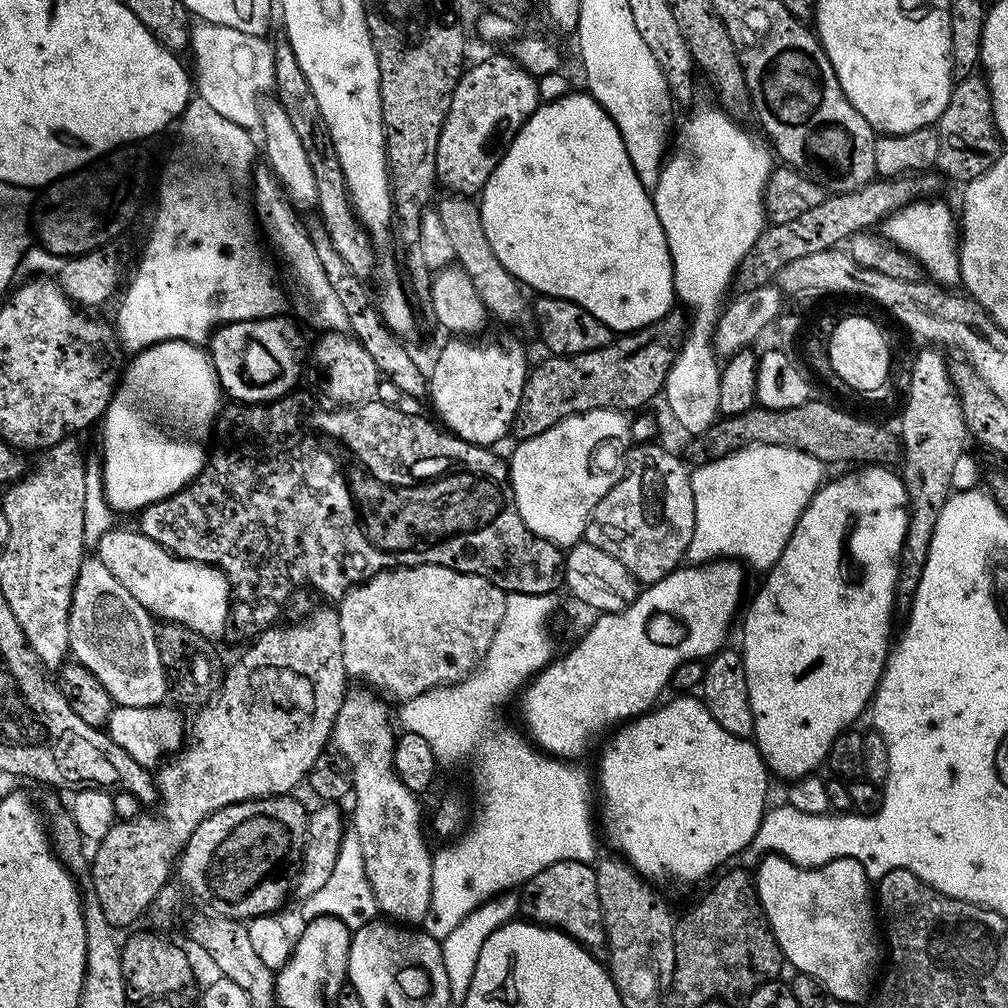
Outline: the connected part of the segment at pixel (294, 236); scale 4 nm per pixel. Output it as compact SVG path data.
M257 167L250 180L250 202L254 207L255 219L262 225L263 235L270 248L272 243L271 251L280 255L279 263L282 265L283 275L284 272L288 275L288 284L292 287L292 304L296 307L297 314L310 327L320 328L321 333L345 331L349 327L345 307L326 278L325 267L314 250L309 229L296 217L297 205L288 199L285 188L271 168Z

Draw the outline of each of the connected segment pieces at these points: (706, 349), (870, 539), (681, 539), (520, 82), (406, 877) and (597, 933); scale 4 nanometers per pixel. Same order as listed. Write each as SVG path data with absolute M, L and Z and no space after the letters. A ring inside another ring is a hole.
M719 106L700 108L697 112L690 113L681 122L680 129L677 132L675 129L675 147L665 159L658 182L651 193L658 222L666 234L670 250L676 300L684 303L685 309L692 308L684 345L680 347L680 353L676 355L676 361L668 372L662 393L663 399L668 399L668 408L672 411L673 418L688 431L688 434L705 432L718 419L718 382L721 365L713 347L712 335L716 332L716 324L720 320L726 297L733 287L738 266L742 258L746 258L750 246L758 242L766 227L764 194L768 186L768 177L771 176L774 167L774 152L759 135L751 136L746 129L740 128L740 124L739 119L729 116Z
M856 466L848 472L845 476L840 476L837 480L829 479L827 482L821 484L820 489L814 493L810 498L810 502L806 506L806 510L802 510L802 514L798 518L798 522L794 526L794 530L790 534L790 542L786 542L786 546L782 550L782 554L778 558L778 562L774 567L767 569L766 575L768 576L764 580L764 585L756 592L756 597L752 600L752 605L747 608L743 613L744 616L744 648L742 647L742 655L744 658L744 669L746 670L746 690L750 694L750 710L754 714L754 730L752 736L754 737L754 743L760 752L764 755L764 759L767 763L769 773L773 777L781 776L784 782L791 782L794 780L801 780L803 776L811 776L817 771L816 768L822 762L827 761L828 751L830 746L834 742L834 738L838 738L838 734L842 731L851 729L852 724L860 715L865 715L866 709L872 703L872 697L876 695L876 687L880 685L880 675L884 673L884 666L888 662L890 655L890 643L888 639L892 636L892 616L894 617L894 609L896 607L896 583L900 577L900 555L902 554L902 546L904 545L904 539L906 538L906 530L908 529L908 492L904 489L903 479L899 475L896 476L892 473L893 469L888 466Z
M649 442L629 447L624 477L594 506L584 531L584 540L606 550L606 554L618 558L641 585L647 586L666 578L674 569L681 567L688 555L690 538L694 538L694 494L692 477L687 463L683 464L672 452L659 448L659 443Z
M508 54L508 56L488 56L485 60L480 60L476 65L465 67L464 77L458 82L458 86L454 86L454 98L450 102L450 110L446 114L446 122L442 126L442 134L438 138L438 154L436 155L436 179L441 185L448 187L447 191L452 194L459 194L462 196L472 196L479 193L483 189L484 184L490 178L490 174L494 174L494 170L498 166L498 162L502 162L502 158L506 154L506 150L514 142L514 138L518 134L518 130L522 130L522 126L529 118L534 115L536 109L542 103L540 97L540 88L537 77L531 76L523 66L516 61L515 55Z
M345 695L342 706L336 715L332 727L331 743L335 751L348 761L351 769L352 787L356 801L352 804L351 831L356 832L359 845L362 846L366 878L370 889L377 899L379 911L389 921L399 922L404 926L423 925L430 910L432 897L432 858L433 849L428 849L428 840L424 837L424 812L420 809L421 797L411 792L400 780L396 771L394 754L396 753L397 733L388 725L388 708L383 699L375 700L372 696Z
M582 861L555 862L538 871L522 885L522 912L533 924L559 928L571 940L576 940L591 956L608 955L606 929L603 926L601 903L598 902L595 867Z

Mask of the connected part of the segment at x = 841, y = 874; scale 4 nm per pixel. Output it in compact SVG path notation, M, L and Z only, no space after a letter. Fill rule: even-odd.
M775 854L765 855L761 860L764 861L754 868L756 897L760 899L785 961L793 964L796 972L805 972L815 978L831 999L845 1000L853 1006L859 1005L859 1000L867 1001L878 980L876 963L882 960L882 944L876 941L878 916L874 911L874 888L864 867L854 858L831 860L820 868L799 868L785 856Z

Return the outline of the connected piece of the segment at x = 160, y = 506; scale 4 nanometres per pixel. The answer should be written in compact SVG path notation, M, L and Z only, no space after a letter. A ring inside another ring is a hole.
M289 394L266 404L229 403L229 408L225 407L219 413L214 428L217 433L240 432L240 441L229 448L218 449L213 456L211 453L207 457L203 472L187 488L183 488L165 501L151 504L143 509L138 518L138 531L150 537L155 544L167 548L173 556L209 565L227 576L237 600L232 614L242 627L254 630L253 632L273 627L279 621L277 619L281 616L296 584L309 584L310 587L317 588L322 595L329 596L332 602L339 602L353 586L363 584L380 572L394 568L413 568L423 564L433 564L435 568L449 568L481 576L506 594L553 594L557 591L556 587L564 584L565 549L546 542L546 538L538 538L528 529L526 522L522 522L516 503L512 500L509 465L505 461L503 464L492 453L495 451L491 447L459 440L450 432L441 430L431 419L428 421L426 417L415 416L412 412L404 413L395 403L375 399L355 406L315 408L310 397L296 395ZM315 540L316 556L308 556L312 552L312 543Z

